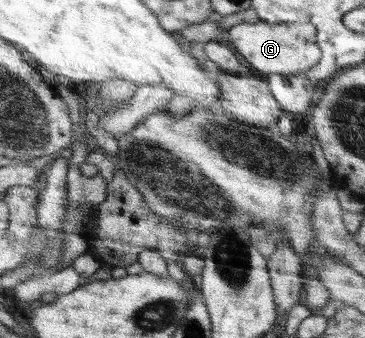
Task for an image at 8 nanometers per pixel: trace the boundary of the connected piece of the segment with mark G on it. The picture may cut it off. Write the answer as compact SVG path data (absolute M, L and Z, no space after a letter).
M260 20L258 23L236 23L228 30L228 43L232 43L237 54L242 55L263 75L300 75L310 71L321 59L316 26L306 21L271 24Z

